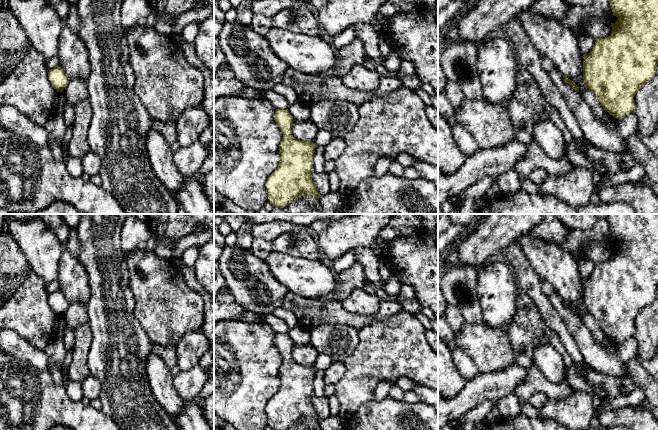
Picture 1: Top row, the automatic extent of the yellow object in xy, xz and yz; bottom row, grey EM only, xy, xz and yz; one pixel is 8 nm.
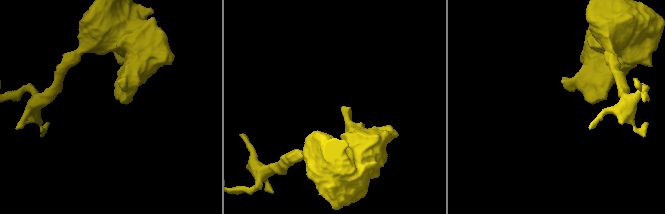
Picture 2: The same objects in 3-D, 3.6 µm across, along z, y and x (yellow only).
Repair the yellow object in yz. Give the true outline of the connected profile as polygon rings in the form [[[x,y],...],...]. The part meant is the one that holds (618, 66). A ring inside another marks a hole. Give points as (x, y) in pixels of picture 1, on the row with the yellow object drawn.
[[[608,0],[613,12],[613,15],[618,18],[615,23],[611,22],[612,34],[607,38],[596,40],[594,47],[589,54],[584,56],[583,60],[583,79],[585,86],[593,92],[599,99],[601,106],[616,119],[622,119],[630,113],[634,113],[636,104],[634,96],[637,91],[643,87],[647,82],[652,80],[656,74],[658,63],[658,0]]]

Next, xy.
[[[60,65],[49,70],[48,78],[57,92],[63,92],[70,80]]]

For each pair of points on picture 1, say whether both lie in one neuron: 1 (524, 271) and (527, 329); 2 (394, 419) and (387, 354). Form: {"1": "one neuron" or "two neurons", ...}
{"1": "two neurons", "2": "two neurons"}

